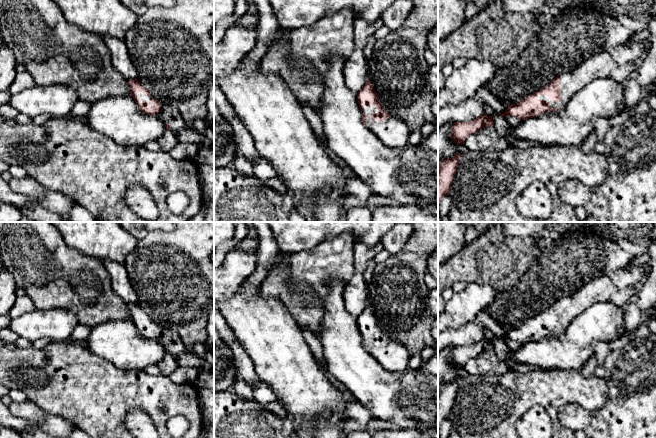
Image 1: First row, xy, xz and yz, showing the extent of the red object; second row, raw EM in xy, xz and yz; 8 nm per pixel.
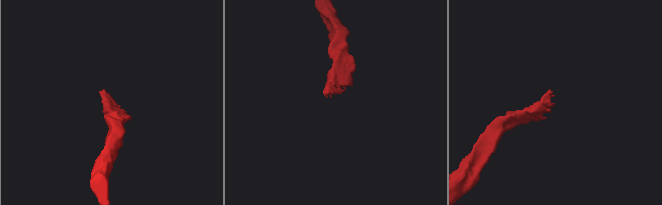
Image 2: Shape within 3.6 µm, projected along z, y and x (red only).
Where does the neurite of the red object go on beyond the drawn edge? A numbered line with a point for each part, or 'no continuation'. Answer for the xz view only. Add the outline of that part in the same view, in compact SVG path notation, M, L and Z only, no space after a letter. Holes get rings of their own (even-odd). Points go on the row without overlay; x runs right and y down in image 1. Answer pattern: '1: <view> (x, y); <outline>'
1: xz (394, 357); M363 330L362 337L367 337L366 351L374 357L380 365L389 372L396 373L407 370L411 358L409 351L399 342L391 340L386 345L372 345L371 339L377 337L375 330Z

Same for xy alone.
1: xy (141, 321); M142 316L136 317L136 319L139 321L139 326L142 327L144 324L146 324L148 327L151 327L152 320L144 320Z

